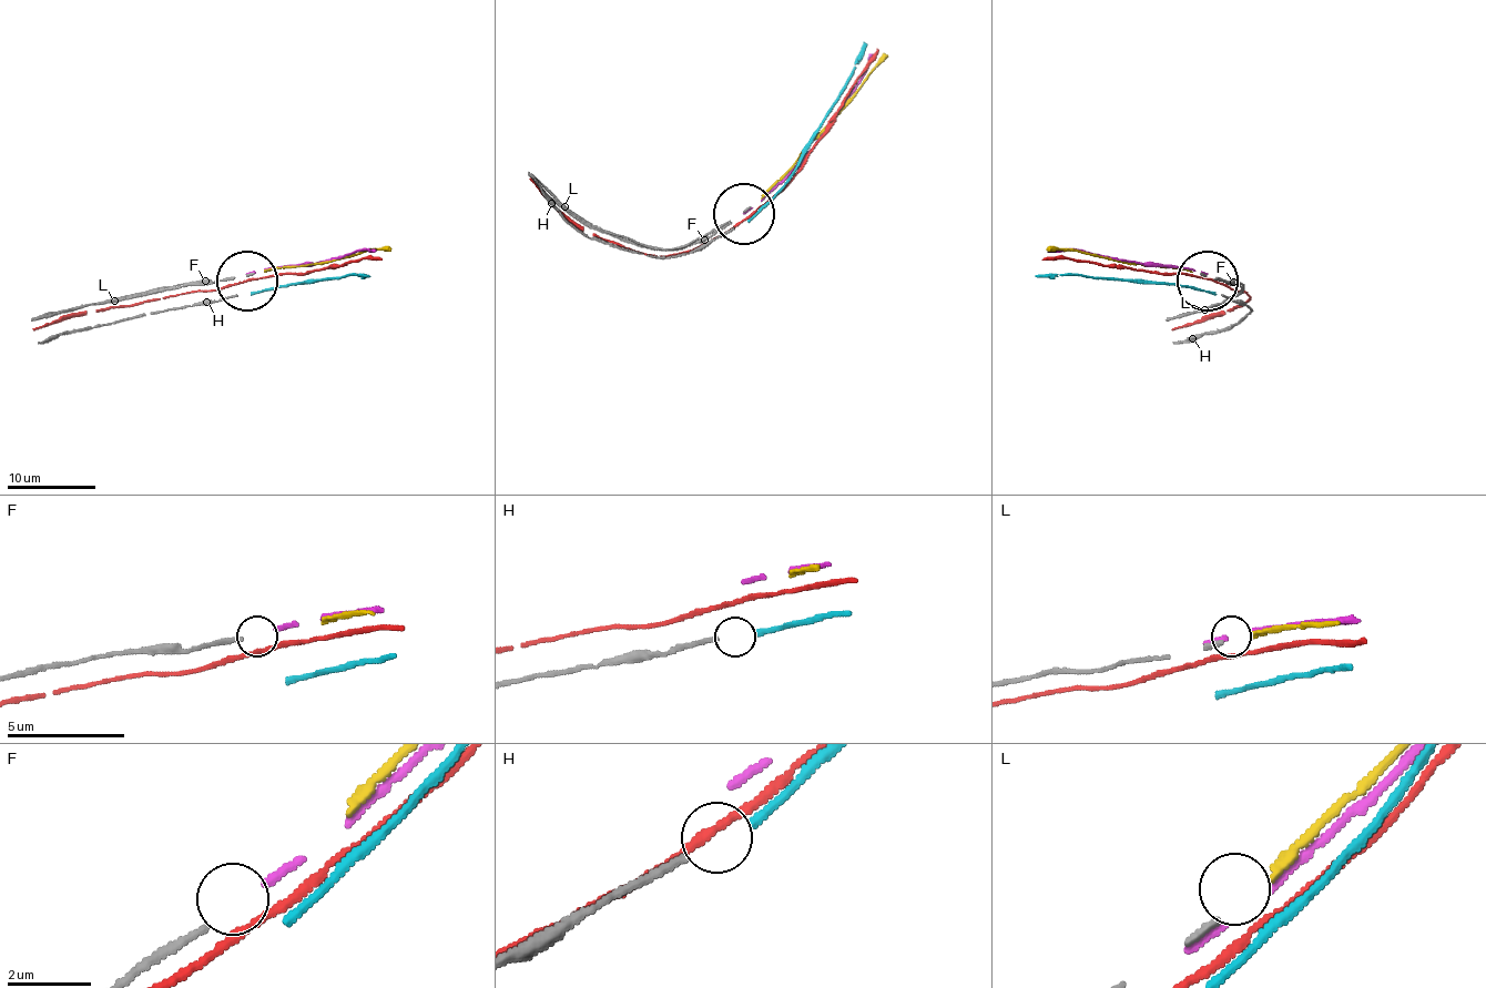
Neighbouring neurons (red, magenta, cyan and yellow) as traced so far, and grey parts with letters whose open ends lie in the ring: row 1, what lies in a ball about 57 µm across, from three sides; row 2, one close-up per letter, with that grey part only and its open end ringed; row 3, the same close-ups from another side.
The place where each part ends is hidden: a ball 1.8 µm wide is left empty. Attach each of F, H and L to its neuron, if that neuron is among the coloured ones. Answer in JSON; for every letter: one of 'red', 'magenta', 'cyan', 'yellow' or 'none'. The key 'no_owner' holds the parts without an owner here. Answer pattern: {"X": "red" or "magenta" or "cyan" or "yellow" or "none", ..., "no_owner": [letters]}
{"F": "magenta", "H": "none", "L": "yellow", "no_owner": ["H"]}

